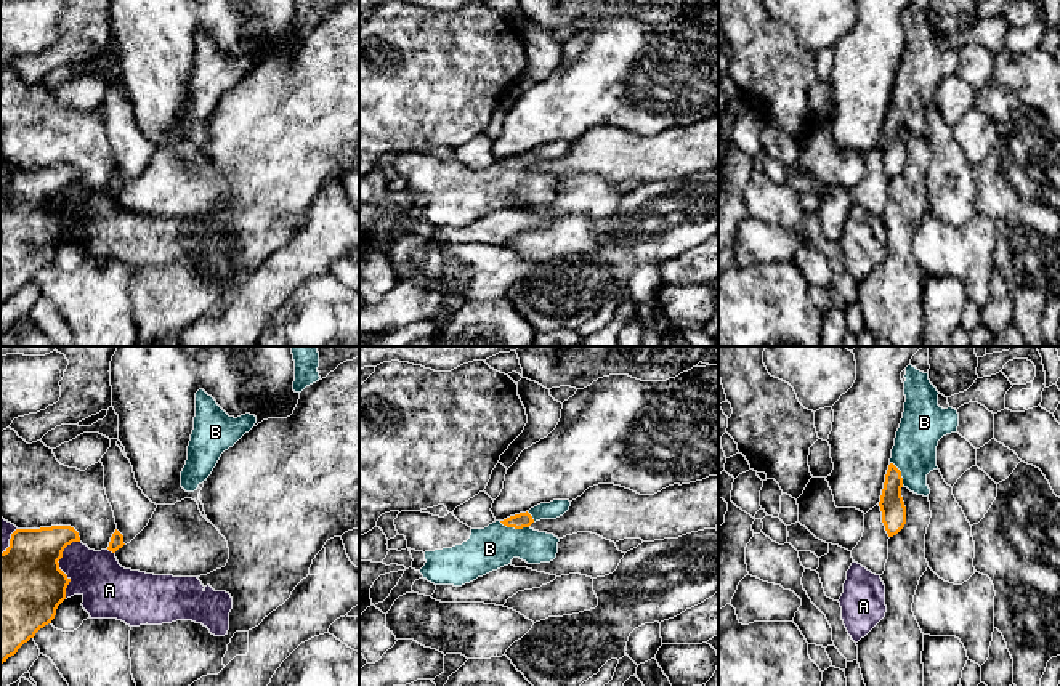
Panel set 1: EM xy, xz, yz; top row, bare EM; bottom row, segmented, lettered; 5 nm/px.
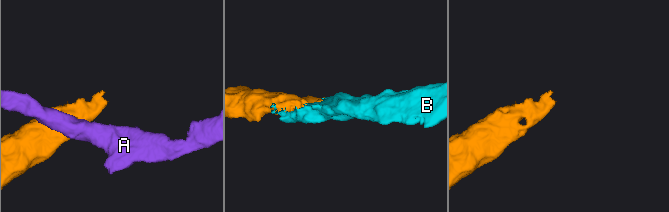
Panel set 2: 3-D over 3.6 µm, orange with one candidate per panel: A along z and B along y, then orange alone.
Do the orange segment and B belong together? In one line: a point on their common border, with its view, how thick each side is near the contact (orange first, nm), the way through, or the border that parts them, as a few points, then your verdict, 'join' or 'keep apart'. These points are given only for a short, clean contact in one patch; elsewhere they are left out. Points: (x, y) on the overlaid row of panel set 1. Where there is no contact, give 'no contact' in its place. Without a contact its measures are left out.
meets orange in xz at (513, 526); 80 nm thick on the orange side, 220 nm on the other; join

